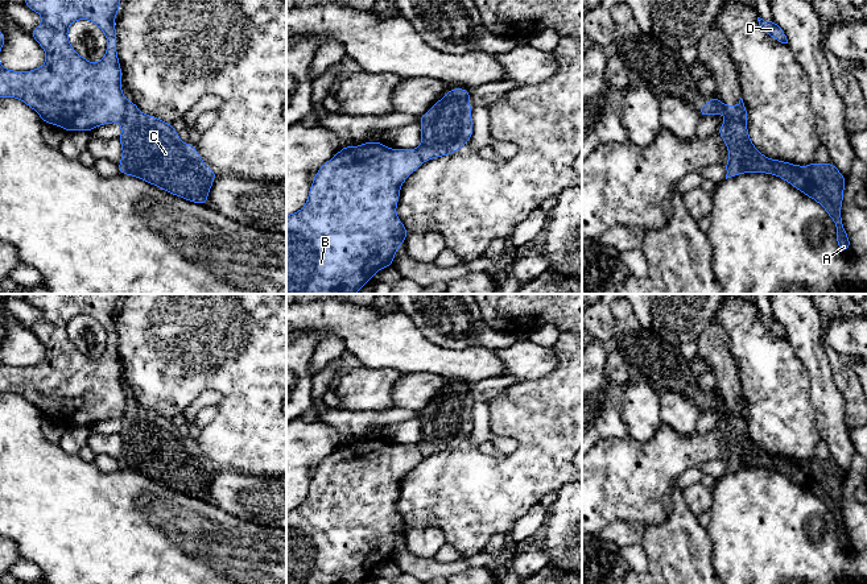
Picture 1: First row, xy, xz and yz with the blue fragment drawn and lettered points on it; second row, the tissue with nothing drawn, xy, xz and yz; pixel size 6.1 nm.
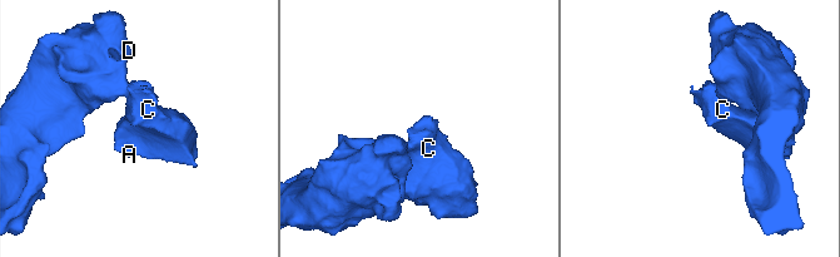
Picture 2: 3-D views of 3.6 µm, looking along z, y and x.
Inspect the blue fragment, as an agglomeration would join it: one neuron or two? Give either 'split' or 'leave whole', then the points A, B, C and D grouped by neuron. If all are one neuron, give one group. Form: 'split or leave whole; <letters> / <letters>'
split; A C / B D

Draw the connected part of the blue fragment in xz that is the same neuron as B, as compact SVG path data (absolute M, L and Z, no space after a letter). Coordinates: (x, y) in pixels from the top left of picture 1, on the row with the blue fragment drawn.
M379 141L343 146L317 171L305 206L286 216L286 294L355 294L376 272L393 265L406 228L396 215L404 181L424 162L418 149L391 149Z

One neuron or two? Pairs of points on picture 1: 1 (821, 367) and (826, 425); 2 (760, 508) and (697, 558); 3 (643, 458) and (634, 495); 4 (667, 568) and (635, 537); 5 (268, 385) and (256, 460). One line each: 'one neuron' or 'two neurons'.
1: one neuron
2: two neurons
3: one neuron
4: two neurons
5: one neuron

